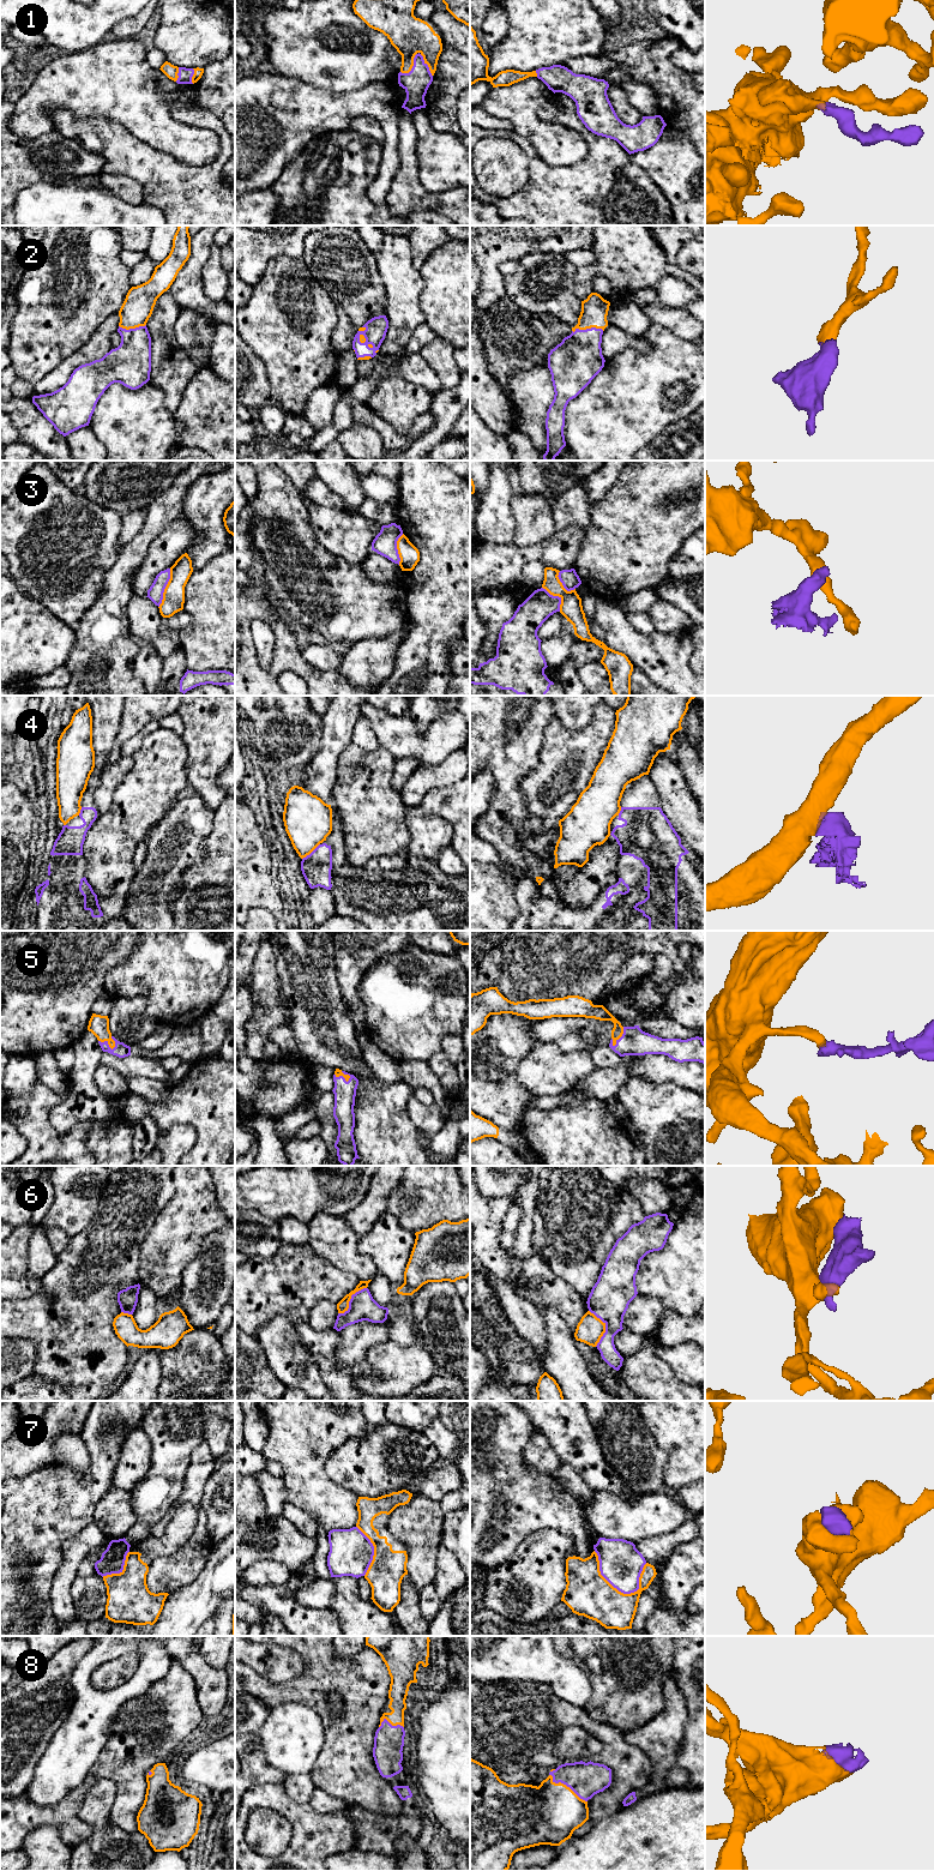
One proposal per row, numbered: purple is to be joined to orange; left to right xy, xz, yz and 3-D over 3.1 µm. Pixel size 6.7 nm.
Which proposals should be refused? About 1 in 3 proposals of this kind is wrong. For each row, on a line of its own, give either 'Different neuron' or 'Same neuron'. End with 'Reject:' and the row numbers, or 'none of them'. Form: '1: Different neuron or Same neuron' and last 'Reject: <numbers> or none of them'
1: Same neuron
2: Same neuron
3: Different neuron
4: Different neuron
5: Same neuron
6: Different neuron
7: Different neuron
8: Same neuron
Reject: 3, 4, 6, 7

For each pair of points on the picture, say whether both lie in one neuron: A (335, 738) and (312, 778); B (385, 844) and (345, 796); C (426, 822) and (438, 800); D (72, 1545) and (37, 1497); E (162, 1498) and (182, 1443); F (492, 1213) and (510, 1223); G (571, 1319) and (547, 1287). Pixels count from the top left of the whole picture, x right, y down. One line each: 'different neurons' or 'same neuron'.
A: same neuron
B: same neuron
C: different neurons
D: different neurons
E: same neuron
F: different neurons
G: same neuron

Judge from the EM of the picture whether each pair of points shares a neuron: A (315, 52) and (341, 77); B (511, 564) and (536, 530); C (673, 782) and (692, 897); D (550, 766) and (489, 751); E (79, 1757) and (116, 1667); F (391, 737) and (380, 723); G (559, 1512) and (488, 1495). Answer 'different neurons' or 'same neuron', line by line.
A: same neuron
B: different neurons
C: different neurons
D: different neurons
E: different neurons
F: same neuron
G: same neuron

